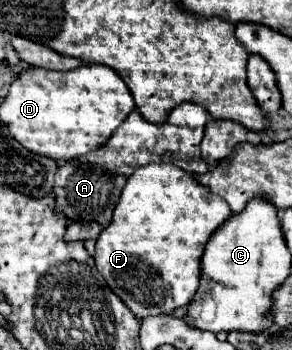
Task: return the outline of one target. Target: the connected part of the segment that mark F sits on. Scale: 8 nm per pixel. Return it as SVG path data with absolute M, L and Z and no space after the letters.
M170 163L142 165L132 173L120 193L112 223L100 233L96 241L96 267L106 279L108 287L126 303L138 317L170 315L178 307L186 307L200 285L200 259L210 235L232 215L222 197L214 195L194 175Z

